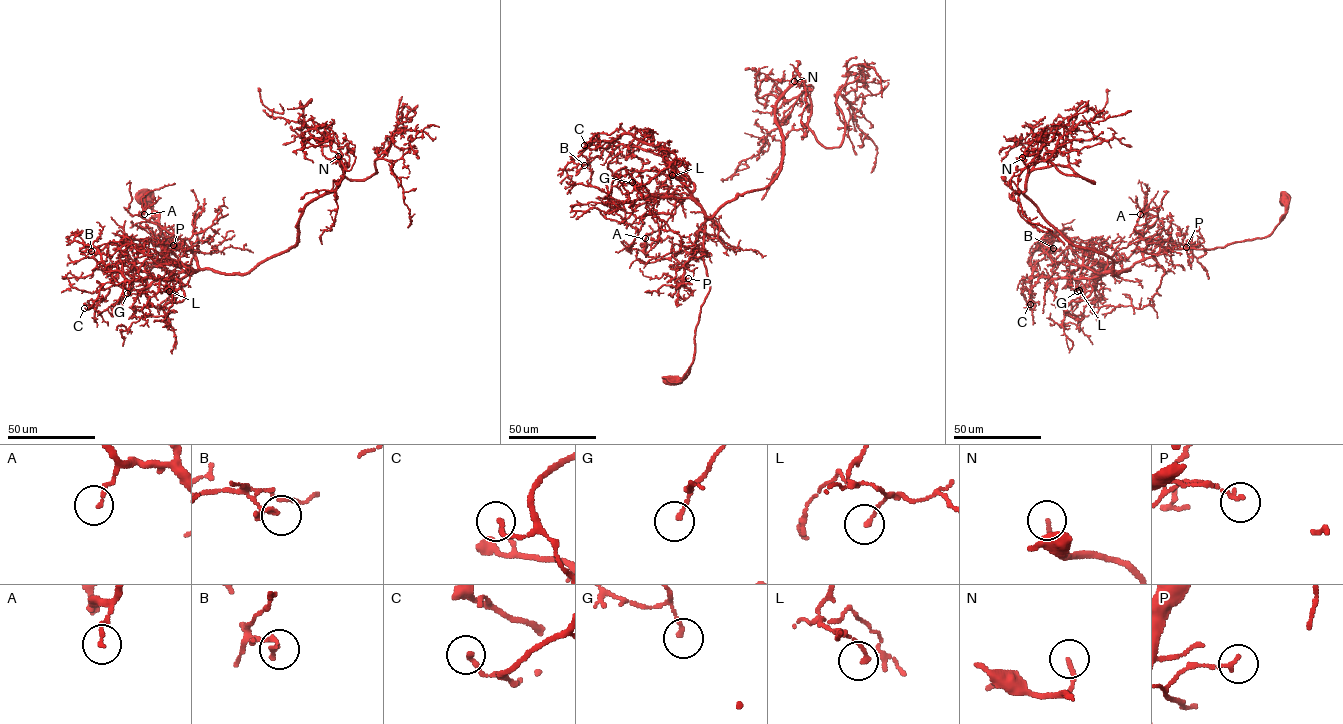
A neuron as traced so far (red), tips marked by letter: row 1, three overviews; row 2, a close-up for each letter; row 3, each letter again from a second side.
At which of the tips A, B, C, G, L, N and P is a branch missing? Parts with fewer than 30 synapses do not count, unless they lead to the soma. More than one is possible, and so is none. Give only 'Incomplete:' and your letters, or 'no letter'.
Incomplete: N

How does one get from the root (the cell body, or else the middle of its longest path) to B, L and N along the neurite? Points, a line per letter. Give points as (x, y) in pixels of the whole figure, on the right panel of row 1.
B: (1284, 201), (1284, 217), (1264, 237), (1164, 250), (1089, 278), (1028, 278), (1039, 244), (1053, 248)
L: (1284, 201), (1284, 217), (1266, 236), (1212, 249), (1161, 250), (1136, 262), (1128, 269), (1075, 279), (1079, 290)
N: (1284, 201), (1284, 217), (1264, 237), (1164, 250), (1113, 275), (1110, 258), (1074, 246), (1023, 193), (1022, 157)

